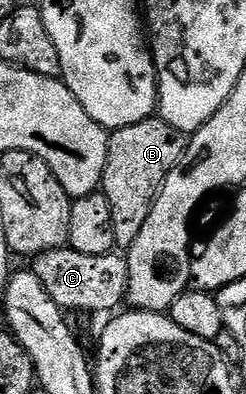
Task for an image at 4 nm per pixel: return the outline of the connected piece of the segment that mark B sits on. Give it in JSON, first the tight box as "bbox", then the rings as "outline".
{"bbox":[100,117,187,249],"outline":[[[151,117],[136,125],[128,125],[110,135],[108,161],[104,165],[100,191],[108,197],[108,205],[112,208],[115,248],[128,249],[136,237],[140,237],[140,229],[144,229],[144,221],[148,221],[148,213],[152,213],[152,205],[168,173],[176,169],[180,157],[185,153],[187,142],[183,132],[168,125],[161,117]]]}

